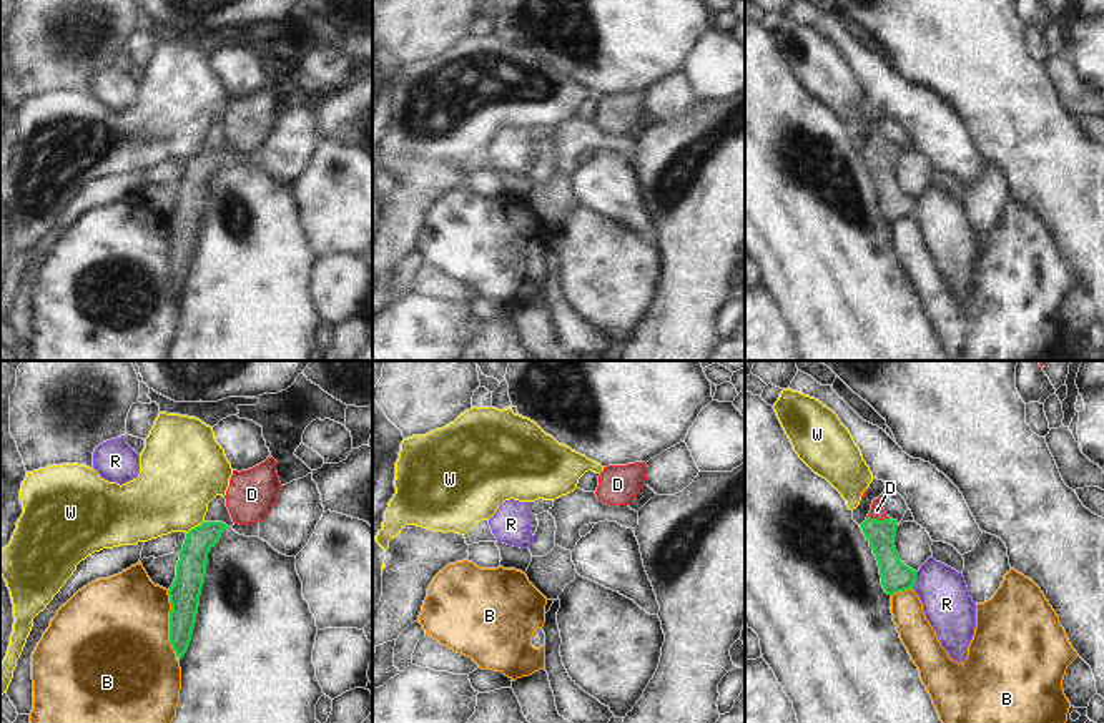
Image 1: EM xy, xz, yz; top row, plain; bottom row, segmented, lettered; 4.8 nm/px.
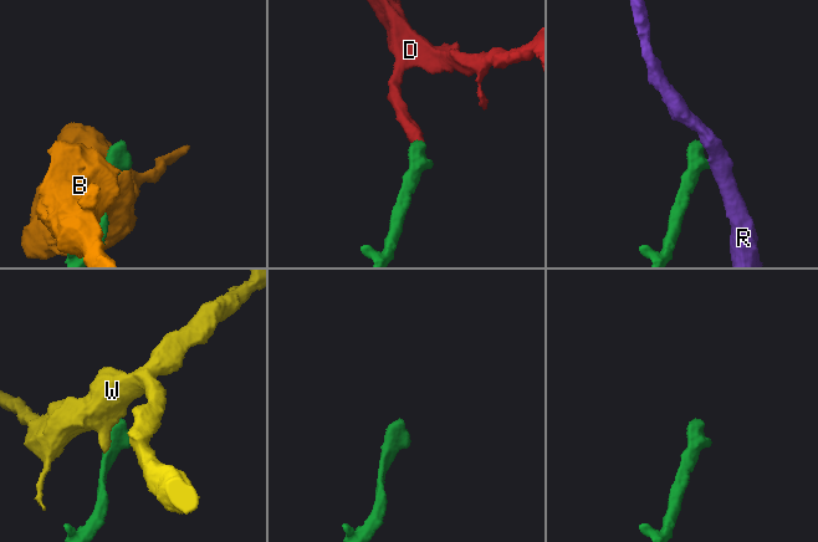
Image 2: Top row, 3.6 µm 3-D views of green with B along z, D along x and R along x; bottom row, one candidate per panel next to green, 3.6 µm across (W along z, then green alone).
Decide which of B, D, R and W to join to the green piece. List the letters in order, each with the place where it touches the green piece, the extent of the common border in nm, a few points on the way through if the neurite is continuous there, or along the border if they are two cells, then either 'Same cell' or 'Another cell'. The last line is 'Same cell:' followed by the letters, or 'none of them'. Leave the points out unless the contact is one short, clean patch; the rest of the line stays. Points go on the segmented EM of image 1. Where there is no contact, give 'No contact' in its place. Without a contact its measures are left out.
B: Touches green at xy (170, 624). Shared border 320 nm. Another cell
D: Touches green at yz (878, 521). Shared border 110 nm. Path across: yz (880, 534), (878, 521), (877, 511). Same cell
R: Touches green at yz (915, 580). Shared border 80 nm. Boundary: yz (916, 572), (916, 582), (911, 587). Another cell
W: Touches green at xy (195, 527). Shared border 110 nm. Boundary: xy (203, 521), (187, 534). Another cell
Same cell: D

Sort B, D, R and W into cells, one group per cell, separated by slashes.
B / D / R / W

